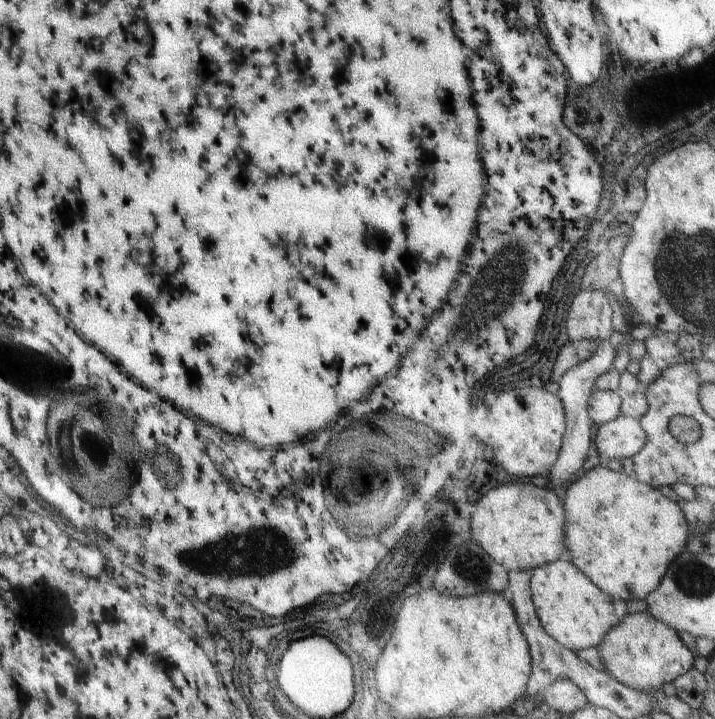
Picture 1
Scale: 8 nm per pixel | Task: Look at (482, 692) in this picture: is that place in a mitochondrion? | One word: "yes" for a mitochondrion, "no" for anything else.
no

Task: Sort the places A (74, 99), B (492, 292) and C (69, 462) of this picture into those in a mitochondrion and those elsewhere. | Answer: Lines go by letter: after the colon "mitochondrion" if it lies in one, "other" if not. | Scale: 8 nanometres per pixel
A: other
B: mitochondrion
C: other

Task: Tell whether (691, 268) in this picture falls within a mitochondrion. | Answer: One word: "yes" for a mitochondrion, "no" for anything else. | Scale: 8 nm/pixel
yes

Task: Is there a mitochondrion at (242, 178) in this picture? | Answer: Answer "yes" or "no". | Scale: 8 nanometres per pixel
no

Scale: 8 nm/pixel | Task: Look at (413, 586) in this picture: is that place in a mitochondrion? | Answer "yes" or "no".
no

